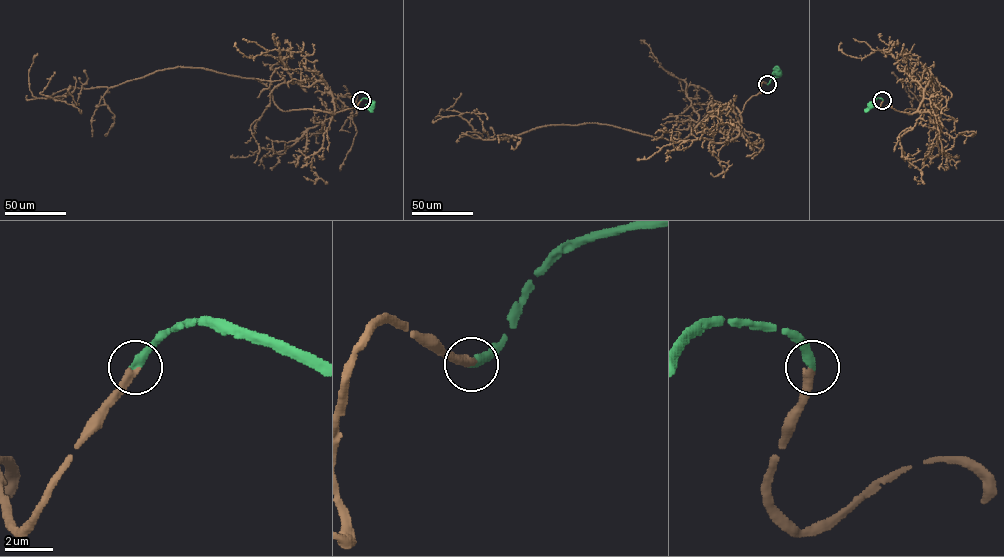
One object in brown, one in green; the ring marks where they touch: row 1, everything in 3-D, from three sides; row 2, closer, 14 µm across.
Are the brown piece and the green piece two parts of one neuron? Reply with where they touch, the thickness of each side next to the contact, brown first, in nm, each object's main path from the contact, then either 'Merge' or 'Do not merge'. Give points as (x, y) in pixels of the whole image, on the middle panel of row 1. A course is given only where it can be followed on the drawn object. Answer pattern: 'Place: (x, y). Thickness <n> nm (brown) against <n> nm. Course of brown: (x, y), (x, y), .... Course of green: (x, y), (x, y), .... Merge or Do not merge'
Place: (767, 84). Thickness 360 nm (brown) against 360 nm. Course of brown: (767, 84), (741, 112), (715, 109), (679, 142), (596, 123), (484, 140), (458, 115), (435, 118), (444, 111). Course of green: (767, 84), (779, 76), (778, 71). Merge

